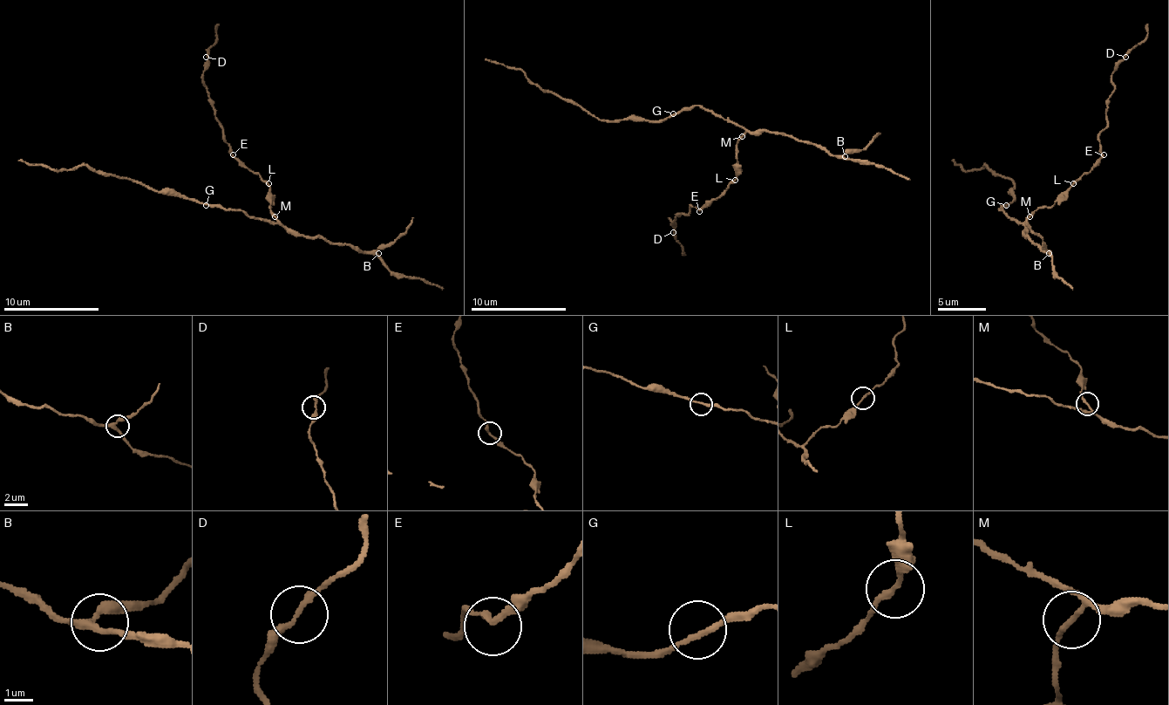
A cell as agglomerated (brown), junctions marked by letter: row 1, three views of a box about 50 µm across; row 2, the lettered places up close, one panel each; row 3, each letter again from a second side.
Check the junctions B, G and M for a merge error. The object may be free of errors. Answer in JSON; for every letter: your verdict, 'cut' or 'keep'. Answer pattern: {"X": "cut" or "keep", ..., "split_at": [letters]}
{"B": "keep", "G": "keep", "M": "keep", "split_at": []}

